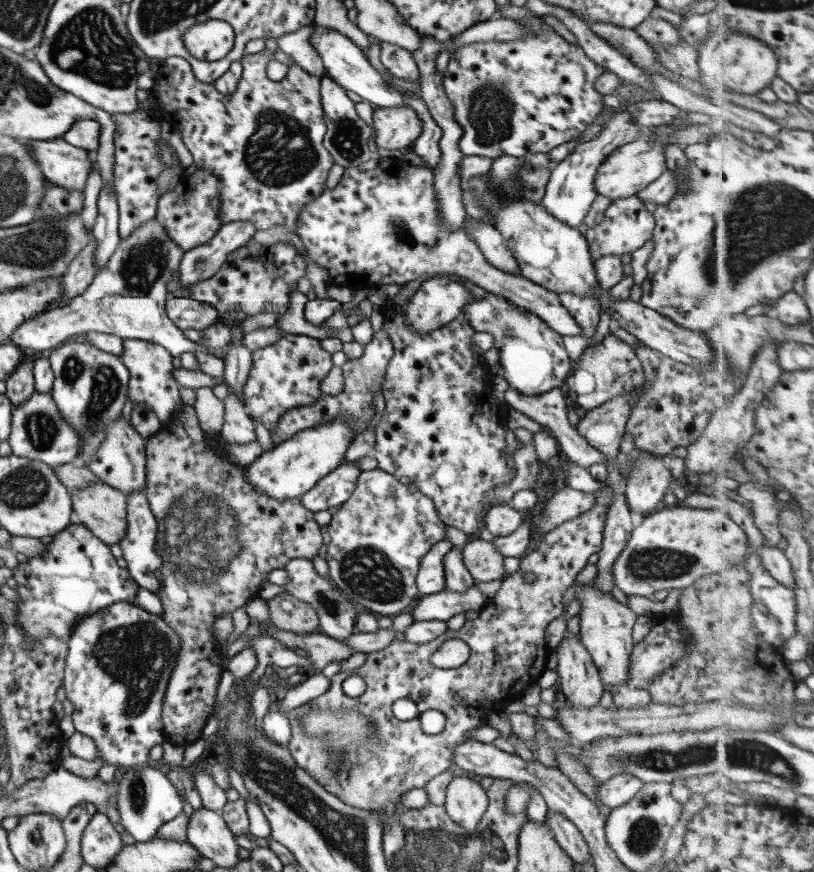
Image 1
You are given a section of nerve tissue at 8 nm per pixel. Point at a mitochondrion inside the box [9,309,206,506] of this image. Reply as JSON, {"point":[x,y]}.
{"point":[105,387]}

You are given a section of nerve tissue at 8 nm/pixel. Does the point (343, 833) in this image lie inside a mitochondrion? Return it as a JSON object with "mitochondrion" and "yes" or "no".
{"mitochondrion":"yes"}

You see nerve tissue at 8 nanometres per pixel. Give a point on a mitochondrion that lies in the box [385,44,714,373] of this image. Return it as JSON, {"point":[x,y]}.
{"point":[490,118]}

